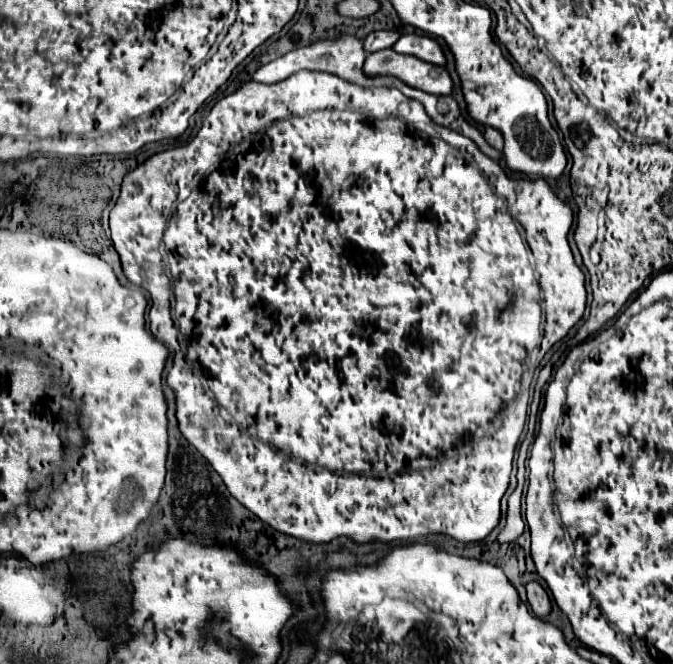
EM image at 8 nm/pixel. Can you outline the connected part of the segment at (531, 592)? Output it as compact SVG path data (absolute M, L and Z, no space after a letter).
M537 581L527 583L527 599L537 617L547 617L551 613L551 599L541 583Z

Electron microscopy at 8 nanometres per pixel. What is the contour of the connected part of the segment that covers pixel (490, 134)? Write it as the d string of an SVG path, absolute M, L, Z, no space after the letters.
M485 127L485 139L487 139L487 143L491 145L491 147L495 147L495 149L503 149L503 133L501 131L497 131L495 127Z

